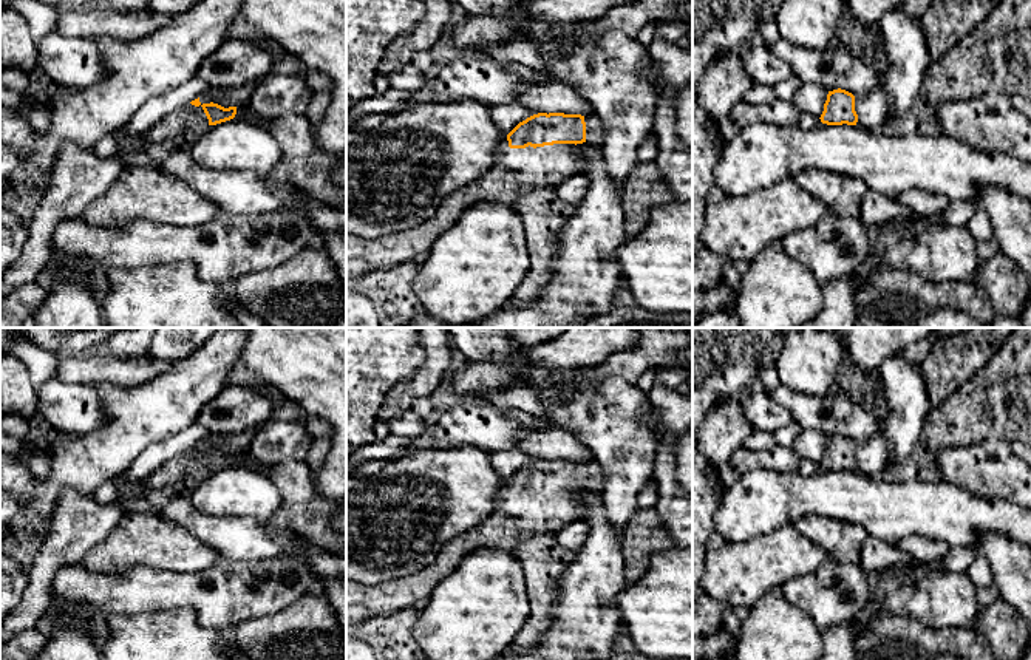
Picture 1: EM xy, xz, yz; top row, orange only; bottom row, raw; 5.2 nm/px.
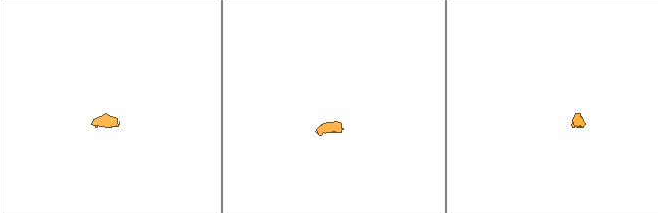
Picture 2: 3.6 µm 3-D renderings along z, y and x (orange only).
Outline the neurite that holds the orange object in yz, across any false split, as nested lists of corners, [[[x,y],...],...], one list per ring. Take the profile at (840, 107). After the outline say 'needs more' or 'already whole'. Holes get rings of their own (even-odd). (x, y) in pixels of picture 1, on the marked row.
[[[881,82],[867,94],[852,94],[846,90],[829,91],[821,114],[821,122],[827,125],[856,125],[875,131],[884,127],[890,117],[892,97]]]; needs more

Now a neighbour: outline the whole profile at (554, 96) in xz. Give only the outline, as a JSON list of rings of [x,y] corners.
[[[552,79],[546,83],[527,87],[518,104],[527,107],[533,114],[564,113],[587,116],[594,113],[592,105],[581,93],[564,82]]]

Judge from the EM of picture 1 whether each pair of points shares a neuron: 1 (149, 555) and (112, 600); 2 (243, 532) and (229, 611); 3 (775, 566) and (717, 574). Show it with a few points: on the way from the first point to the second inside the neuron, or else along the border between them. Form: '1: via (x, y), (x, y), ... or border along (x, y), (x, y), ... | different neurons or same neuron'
1: border along (173, 571), (130, 568), (122, 572), (102, 575) | different neurons
2: border along (274, 555), (251, 560), (221, 558) | different neurons
3: via (761, 566), (731, 574) | same neuron

